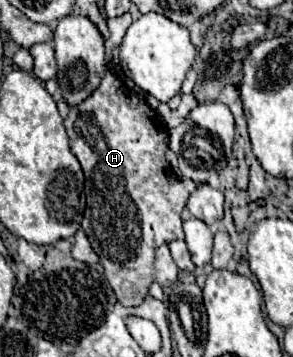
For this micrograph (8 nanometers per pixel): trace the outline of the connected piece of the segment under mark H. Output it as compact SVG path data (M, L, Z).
M107 66L107 70L105 70L105 76L101 78L99 86L97 86L95 92L91 94L91 98L85 98L79 106L71 106L69 116L63 120L63 124L65 124L67 136L69 136L69 140L71 140L71 152L77 156L77 160L81 162L83 172L85 172L87 208L85 208L85 214L83 214L83 230L85 230L85 234L87 234L87 238L89 238L93 250L97 252L99 262L103 264L105 278L109 280L111 288L115 290L117 300L119 300L121 304L125 304L125 306L137 306L137 304L141 304L143 298L147 296L149 284L151 284L151 280L153 280L155 250L157 250L161 244L169 244L169 242L175 240L175 238L183 238L183 228L181 228L181 218L179 218L179 216L181 216L181 210L183 210L185 204L187 204L189 192L187 192L183 180L179 180L179 178L173 174L173 170L171 170L171 166L169 166L169 162L167 162L167 158L165 158L165 150L167 150L167 144L169 144L169 142L167 142L167 126L165 126L163 118L161 118L145 100L137 98L137 94L133 94L133 92L129 92L129 90L125 88L125 84L121 82L121 78L119 78L109 66Z

